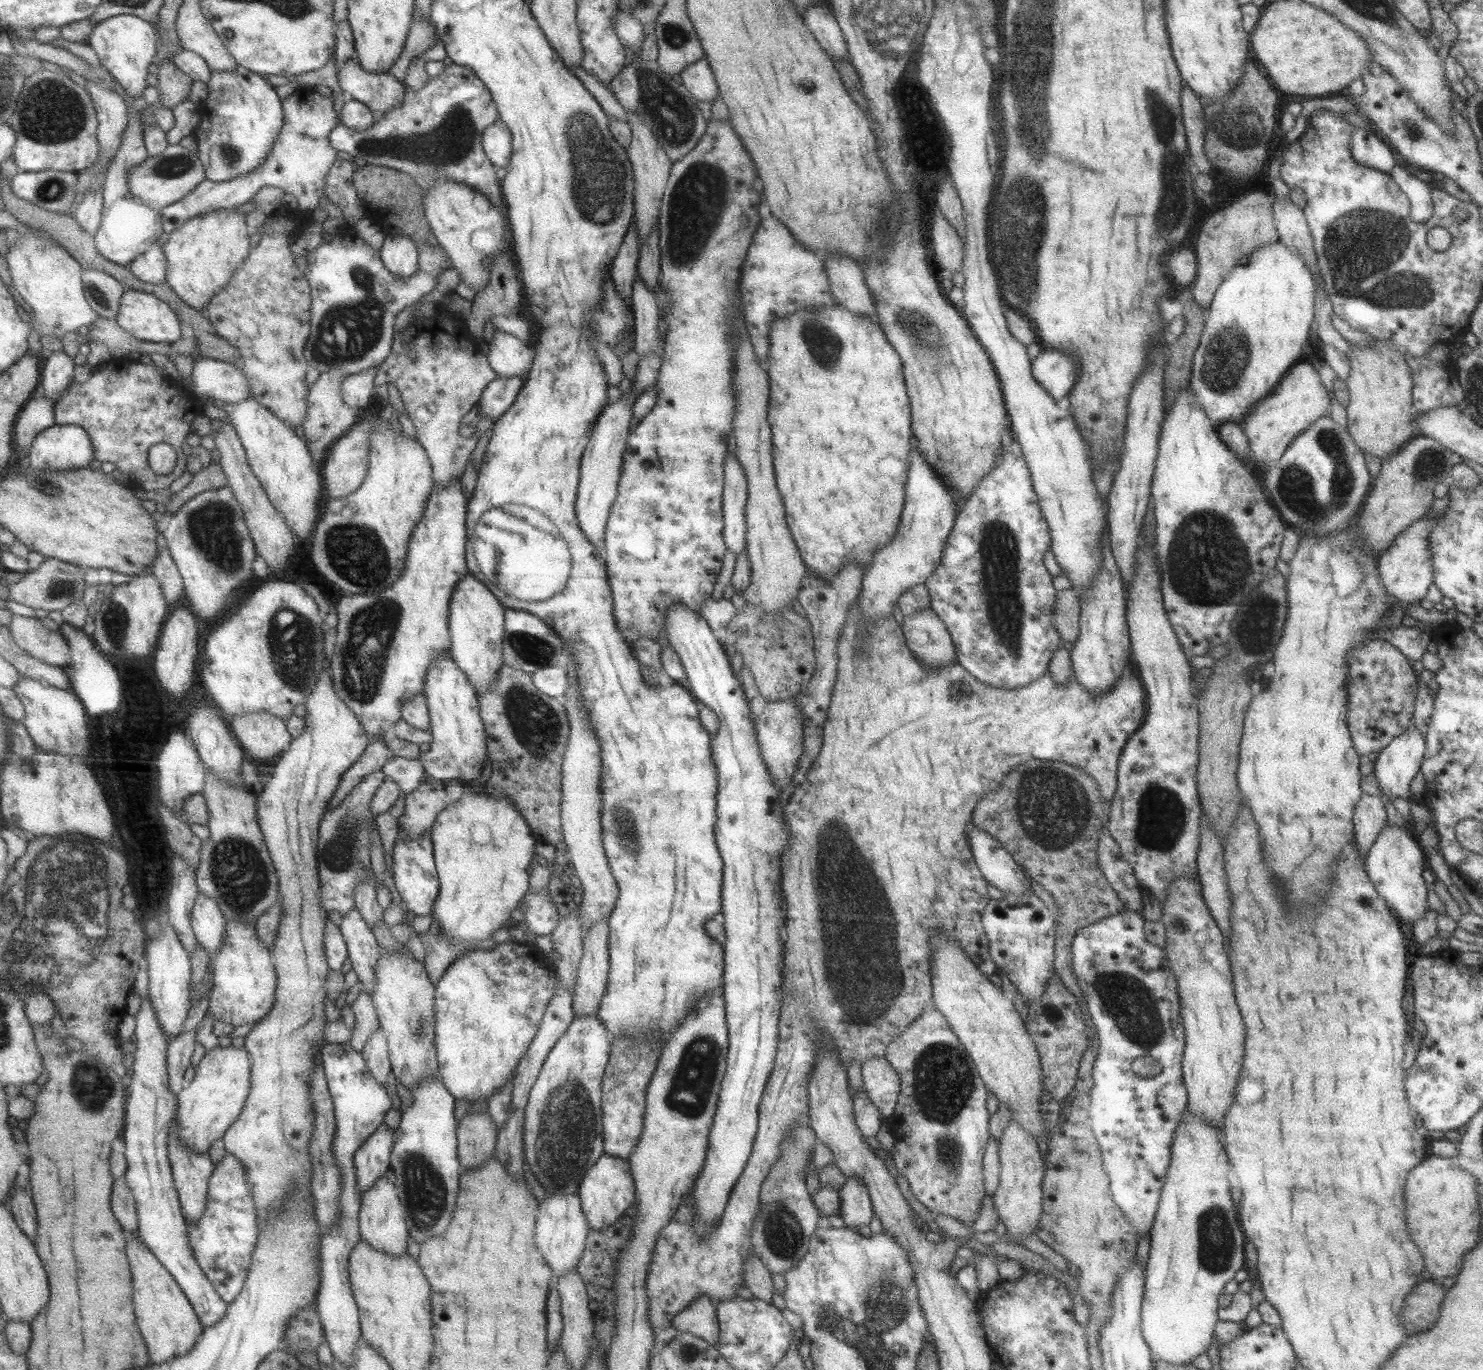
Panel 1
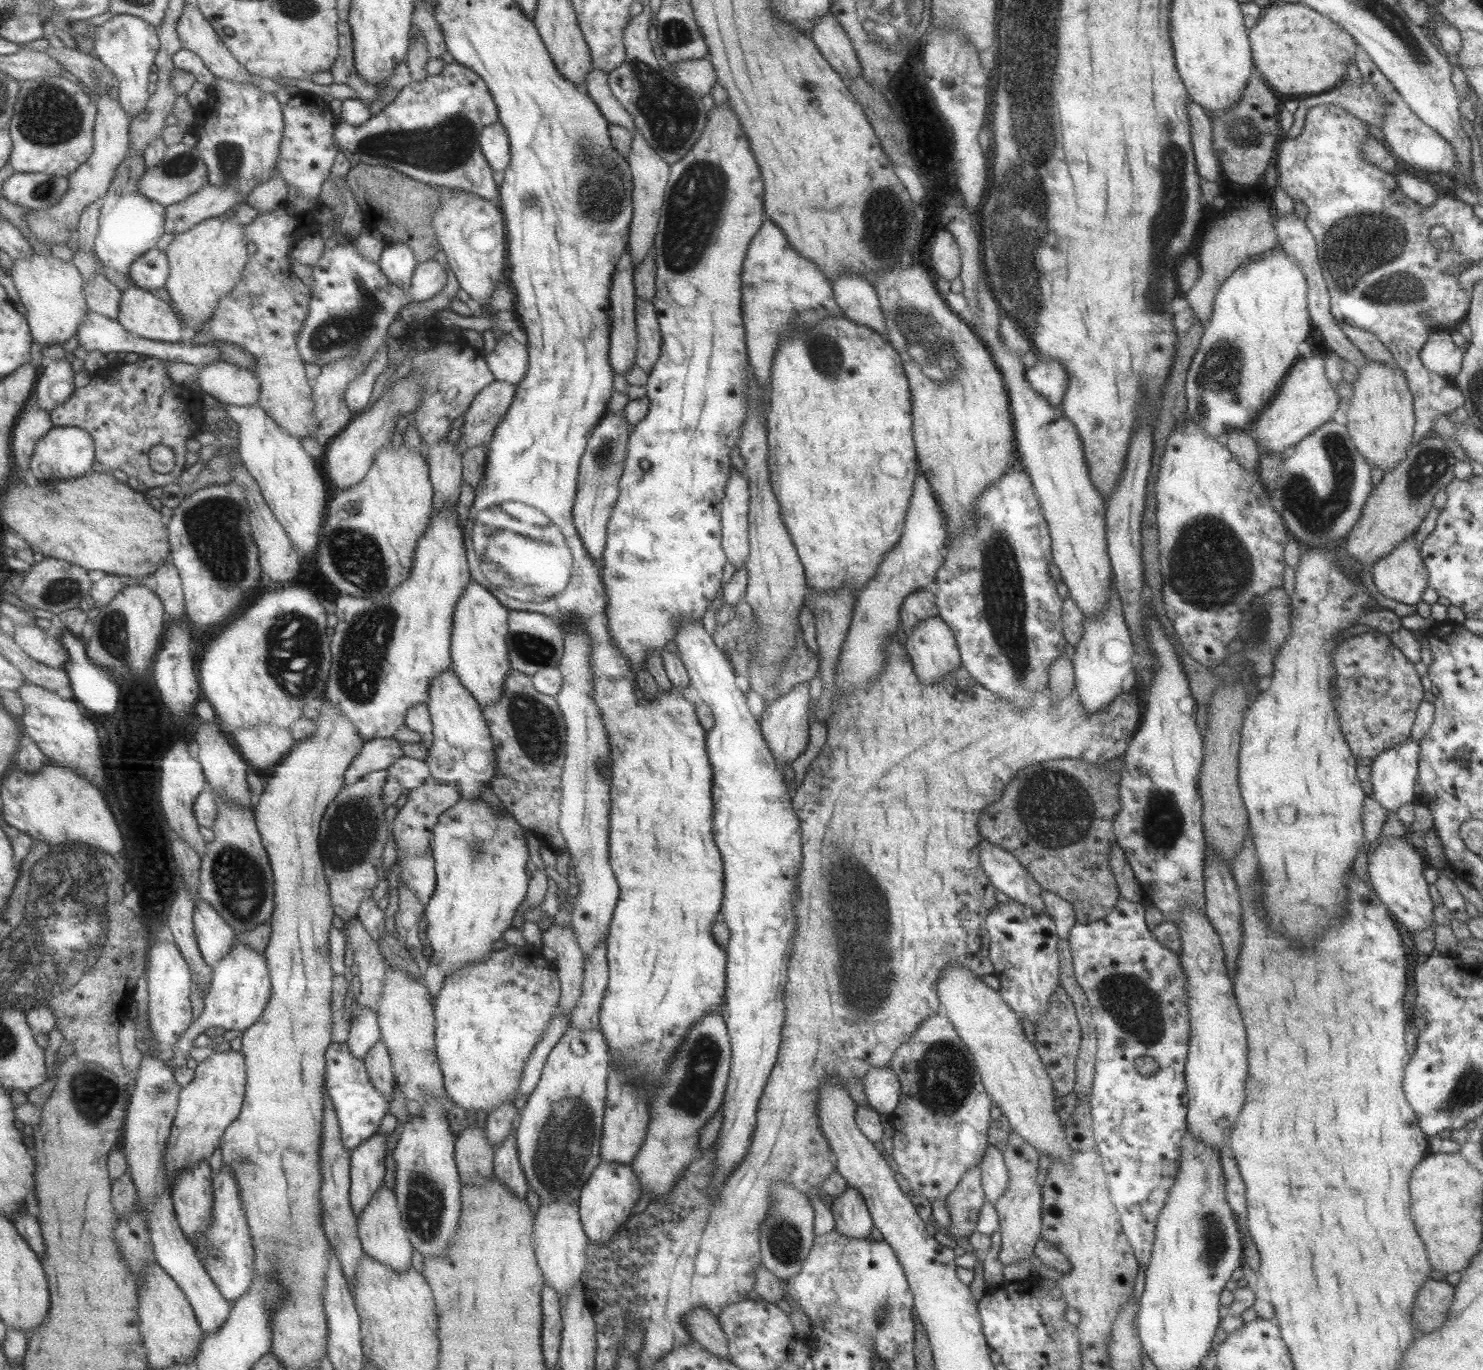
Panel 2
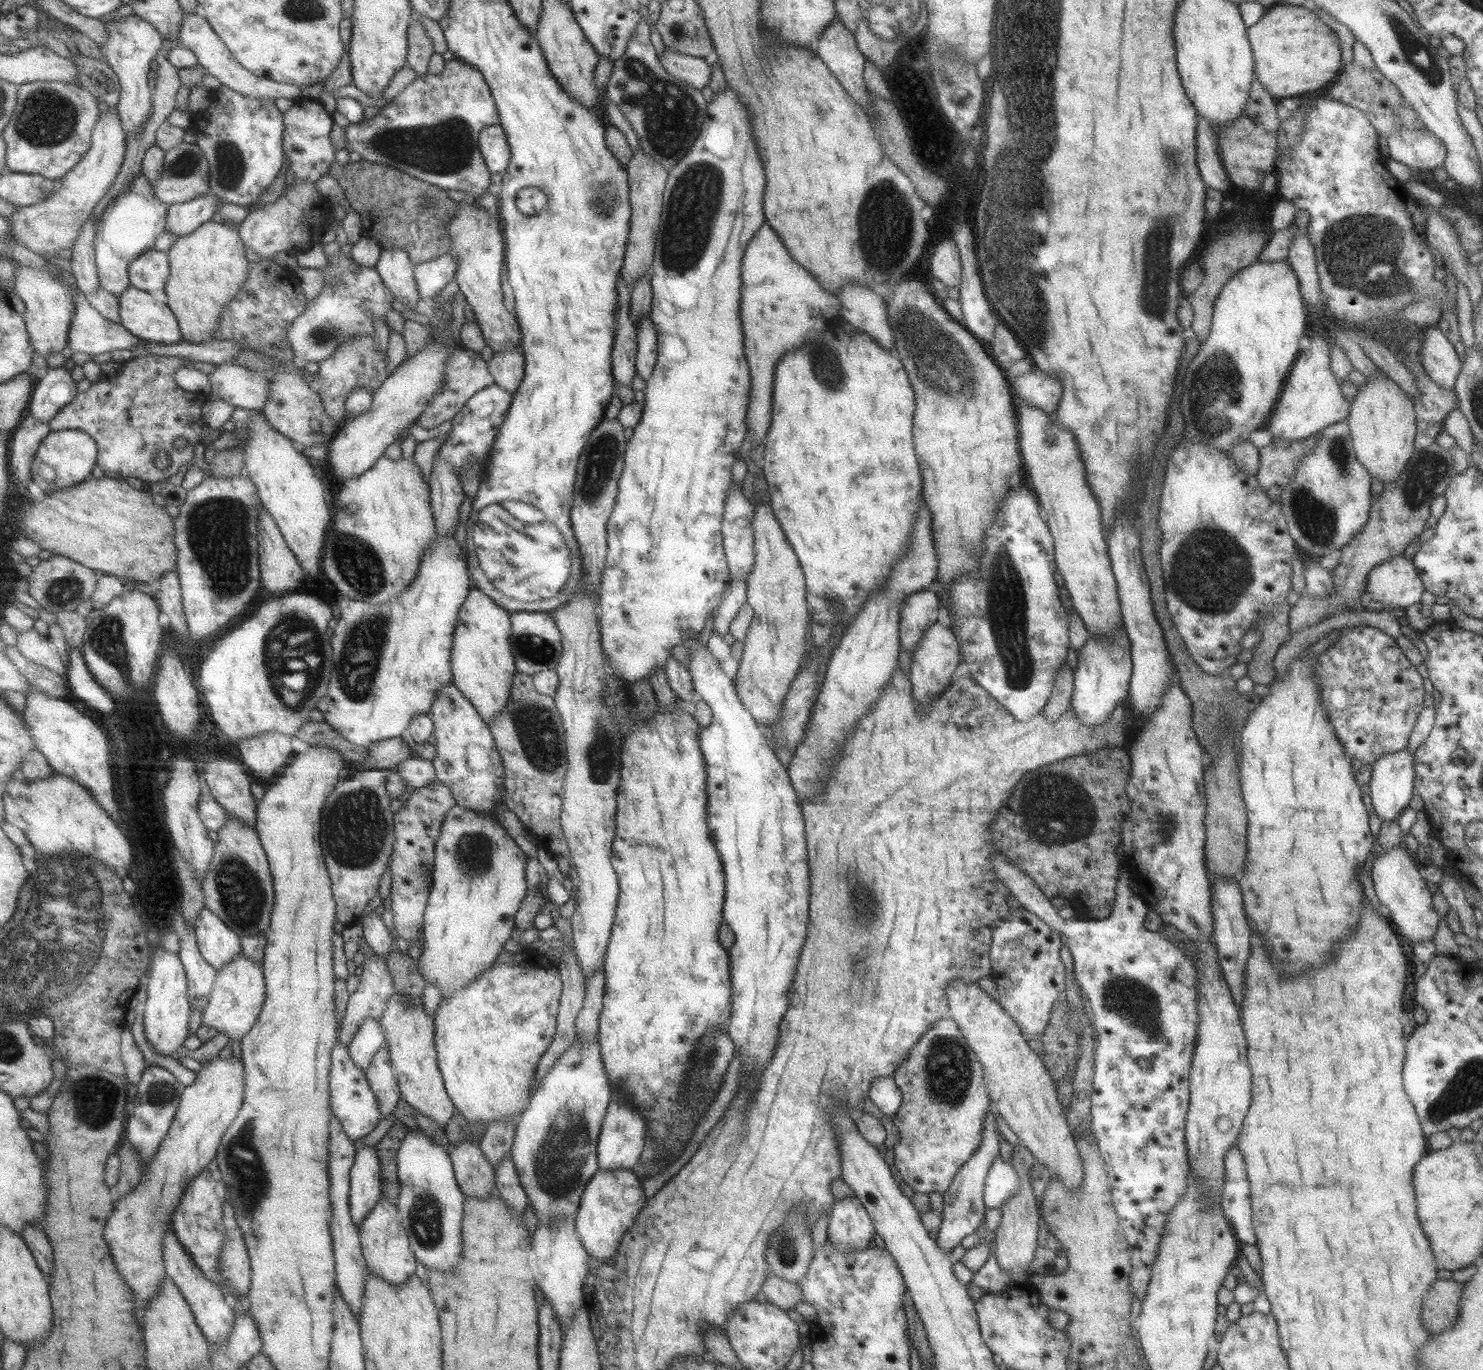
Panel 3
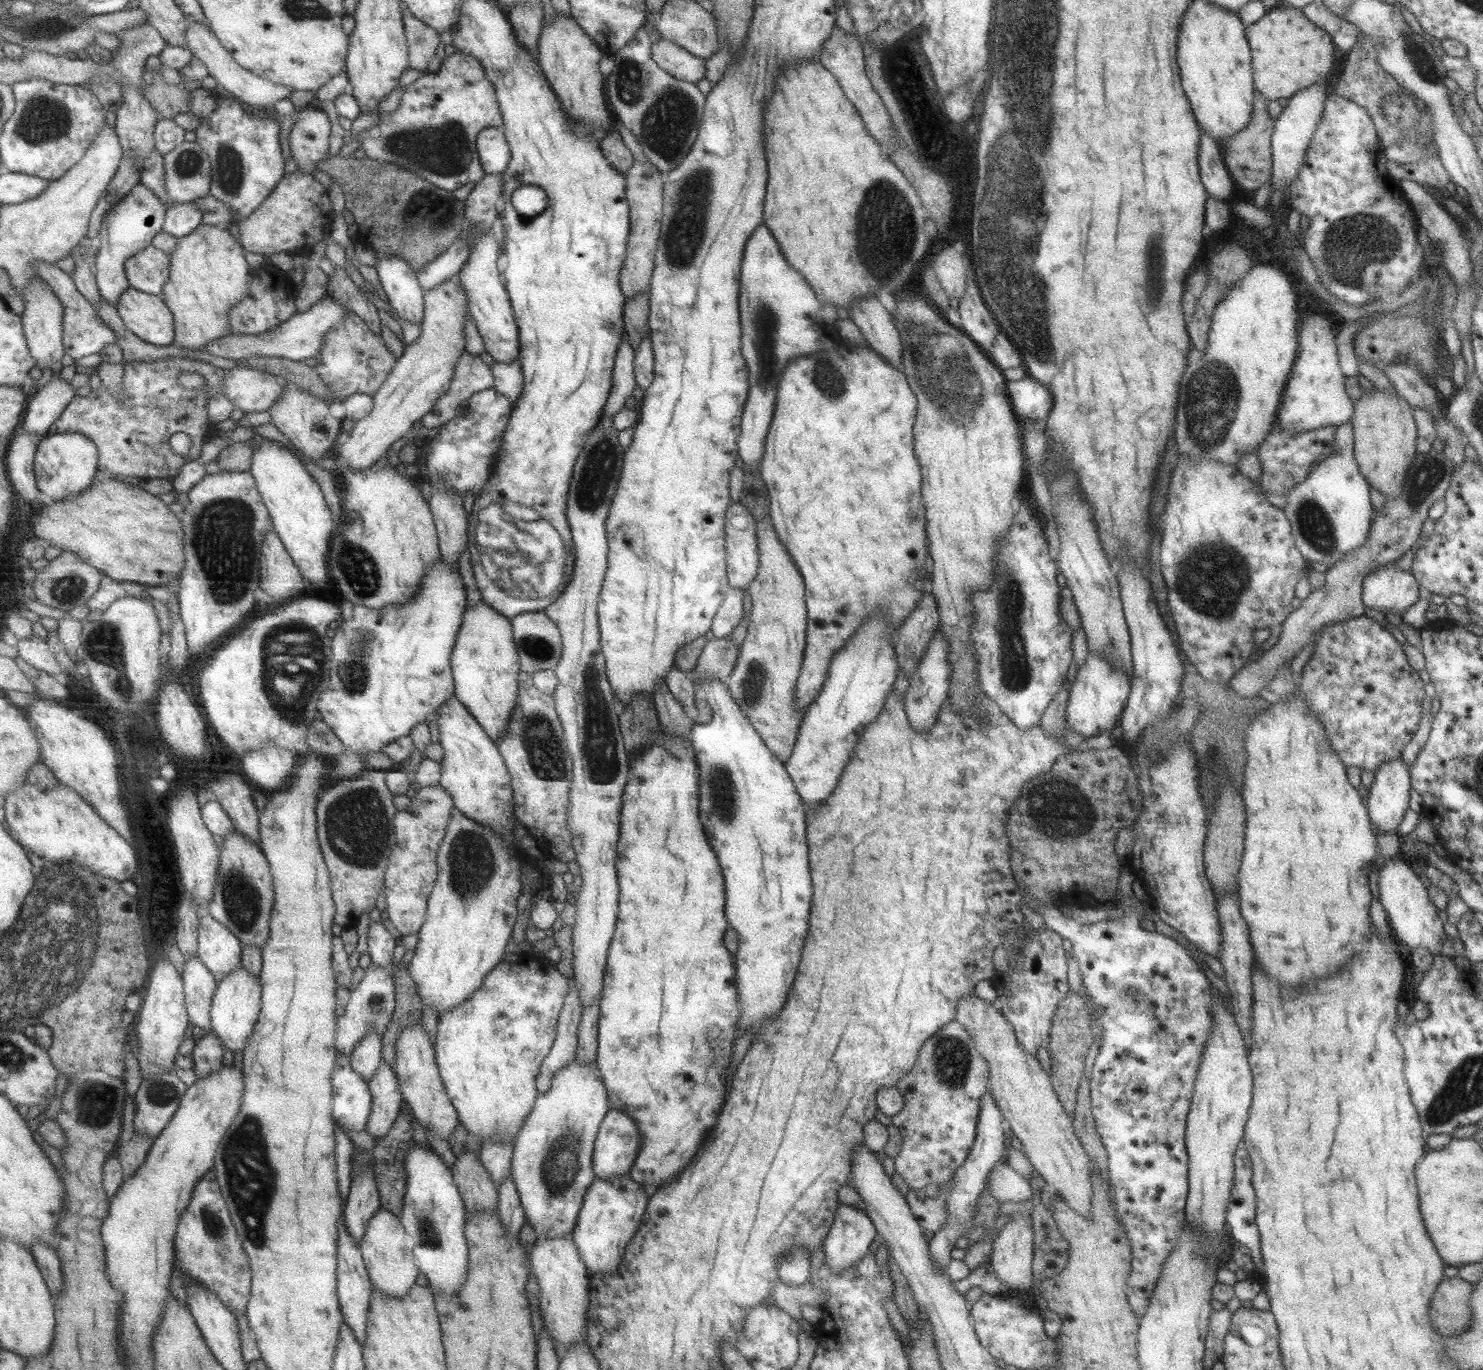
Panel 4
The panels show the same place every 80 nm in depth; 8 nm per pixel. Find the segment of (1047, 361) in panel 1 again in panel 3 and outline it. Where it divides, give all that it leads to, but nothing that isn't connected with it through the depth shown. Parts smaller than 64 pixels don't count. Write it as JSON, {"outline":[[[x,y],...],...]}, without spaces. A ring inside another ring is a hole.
{"outline":[[[1038,368],[1010,379],[1009,385],[1023,405],[1037,407],[1045,414],[1054,413],[1059,404],[1059,382],[1043,376]]]}

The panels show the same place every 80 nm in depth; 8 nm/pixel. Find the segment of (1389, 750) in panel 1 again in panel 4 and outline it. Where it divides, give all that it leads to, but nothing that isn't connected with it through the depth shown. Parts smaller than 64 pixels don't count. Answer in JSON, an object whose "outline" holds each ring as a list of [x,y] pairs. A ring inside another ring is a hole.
{"outline":[[[1400,758],[1388,760],[1382,764],[1377,772],[1374,772],[1372,785],[1369,787],[1370,793],[1367,798],[1368,819],[1371,824],[1375,824],[1377,832],[1384,830],[1385,832],[1396,832],[1399,823],[1408,809],[1407,802],[1409,800],[1410,772],[1406,764]]]}

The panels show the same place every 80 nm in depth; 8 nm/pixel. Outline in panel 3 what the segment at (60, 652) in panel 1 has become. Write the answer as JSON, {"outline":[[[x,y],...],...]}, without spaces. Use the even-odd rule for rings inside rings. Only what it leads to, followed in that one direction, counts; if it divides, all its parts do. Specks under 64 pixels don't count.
{"outline":[[[35,629],[21,632],[17,636],[17,645],[19,650],[29,657],[29,660],[46,666],[57,674],[67,676],[69,666],[65,665],[63,658],[57,653],[47,636],[42,636]]]}

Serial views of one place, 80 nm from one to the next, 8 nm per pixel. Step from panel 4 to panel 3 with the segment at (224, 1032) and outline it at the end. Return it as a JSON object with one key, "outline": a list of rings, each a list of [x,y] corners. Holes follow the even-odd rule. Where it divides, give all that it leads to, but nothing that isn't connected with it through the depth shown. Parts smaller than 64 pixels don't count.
{"outline":[[[239,955],[234,962],[230,962],[218,977],[211,993],[209,1004],[205,1008],[202,1025],[214,1028],[217,1032],[224,1032],[230,1041],[242,1042],[250,1028],[258,1021],[265,1000],[265,980],[261,963],[253,963],[245,956]]]}

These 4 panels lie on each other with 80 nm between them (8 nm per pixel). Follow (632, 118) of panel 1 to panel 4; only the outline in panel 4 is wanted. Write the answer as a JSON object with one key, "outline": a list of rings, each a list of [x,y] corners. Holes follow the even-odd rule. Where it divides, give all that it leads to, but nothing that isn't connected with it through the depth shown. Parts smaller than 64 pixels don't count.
{"outline":[[[632,161],[624,174],[626,179],[625,201],[629,207],[629,236],[626,242],[626,255],[618,283],[625,298],[633,298],[642,292],[649,292],[653,272],[657,237],[660,233],[662,219],[662,186],[665,174],[661,173],[650,162]]]}

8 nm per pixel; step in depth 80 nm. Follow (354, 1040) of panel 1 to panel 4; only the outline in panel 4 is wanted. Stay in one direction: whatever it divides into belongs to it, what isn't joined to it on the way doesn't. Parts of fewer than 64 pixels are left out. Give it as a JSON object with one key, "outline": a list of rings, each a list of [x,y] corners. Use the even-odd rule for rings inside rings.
{"outline":[[[368,1032],[363,1040],[360,1040],[349,1056],[351,1068],[367,1082],[379,1068],[382,1061],[382,1039],[376,1032]]]}

